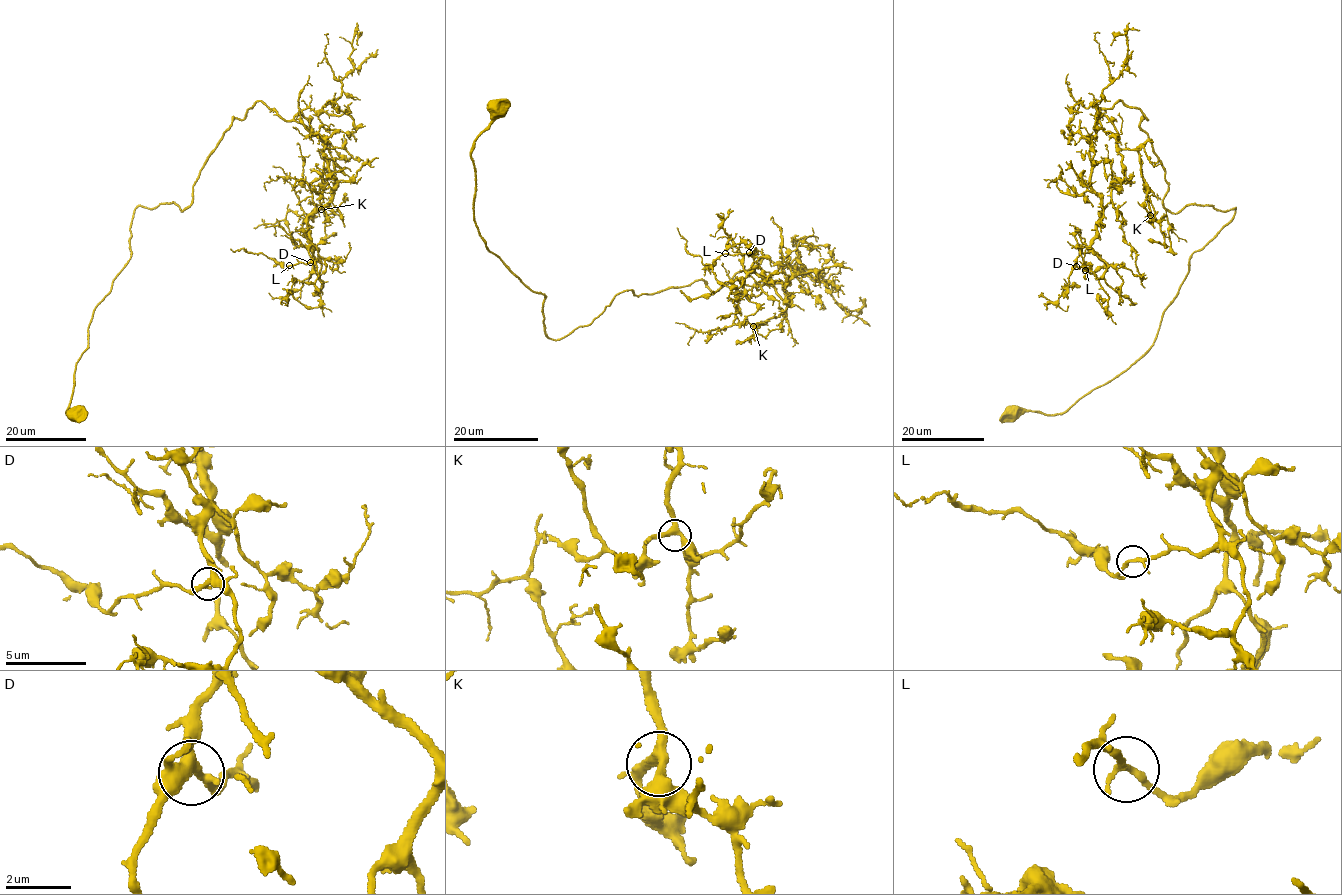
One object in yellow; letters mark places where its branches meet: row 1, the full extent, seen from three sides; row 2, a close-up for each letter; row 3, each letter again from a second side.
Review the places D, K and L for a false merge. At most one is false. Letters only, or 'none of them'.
none of them

